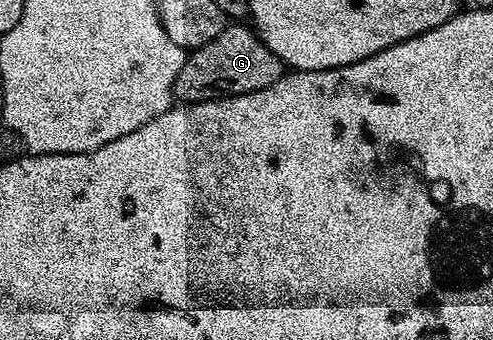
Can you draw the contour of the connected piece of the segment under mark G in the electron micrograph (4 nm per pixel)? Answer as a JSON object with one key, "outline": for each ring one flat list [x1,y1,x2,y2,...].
{"outline":[[230,23,204,47,189,50,180,75,176,75,174,96,179,102,213,101,216,97,235,97,241,93,272,87,284,75,280,58,272,55,258,34,246,23]]}

